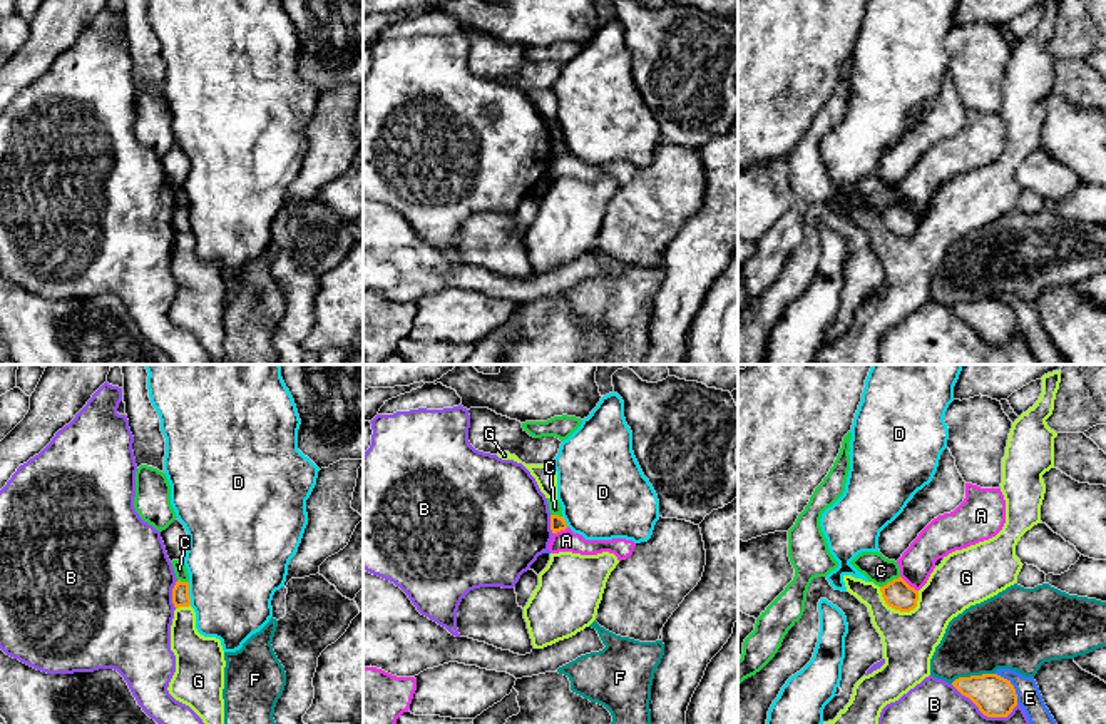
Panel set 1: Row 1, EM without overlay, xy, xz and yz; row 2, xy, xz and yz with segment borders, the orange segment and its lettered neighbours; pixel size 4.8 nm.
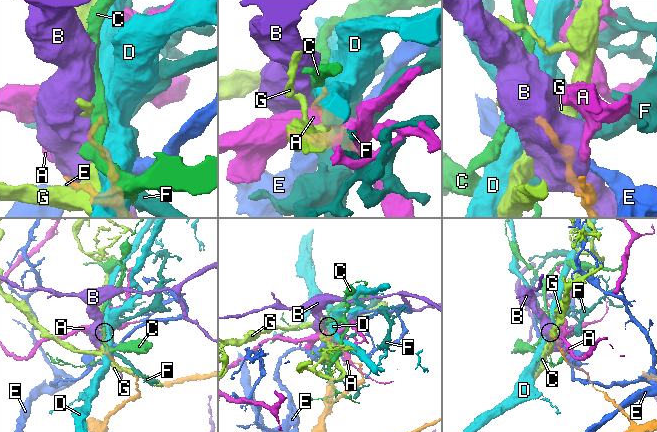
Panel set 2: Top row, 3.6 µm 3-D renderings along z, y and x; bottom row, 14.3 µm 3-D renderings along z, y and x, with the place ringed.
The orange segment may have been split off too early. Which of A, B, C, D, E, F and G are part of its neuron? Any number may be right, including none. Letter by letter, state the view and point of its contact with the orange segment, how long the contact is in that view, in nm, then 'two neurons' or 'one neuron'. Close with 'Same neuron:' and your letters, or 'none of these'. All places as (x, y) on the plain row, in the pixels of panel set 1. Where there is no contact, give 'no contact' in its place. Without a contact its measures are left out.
A: meets orange in yz at (907, 209); contact 120 nm long; two neurons
B: meets orange in yz at (984, 340); contact 340 nm long; two neurons
C: meets orange in yz at (889, 208); contact 110 nm long; two neurons
D: meets orange in xy at (188, 219); contact 110 nm long; two neurons
E: meets orange in yz at (1013, 311); contact 190 nm long; two neurons
F: meets orange in yz at (972, 301); contact 220 nm long; two neurons
G: meets orange in yz at (894, 233); contact 220 nm long; two neurons
Same neuron: none of these

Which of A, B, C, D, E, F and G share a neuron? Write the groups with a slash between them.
A / B / C / D / E / F / G

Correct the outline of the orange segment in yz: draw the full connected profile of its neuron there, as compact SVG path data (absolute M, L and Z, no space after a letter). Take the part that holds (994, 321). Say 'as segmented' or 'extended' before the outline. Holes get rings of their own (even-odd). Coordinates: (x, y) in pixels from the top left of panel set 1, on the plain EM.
as segmented | M997 299L959 303L952 311L987 343L1007 343L1017 331L1014 311Z

